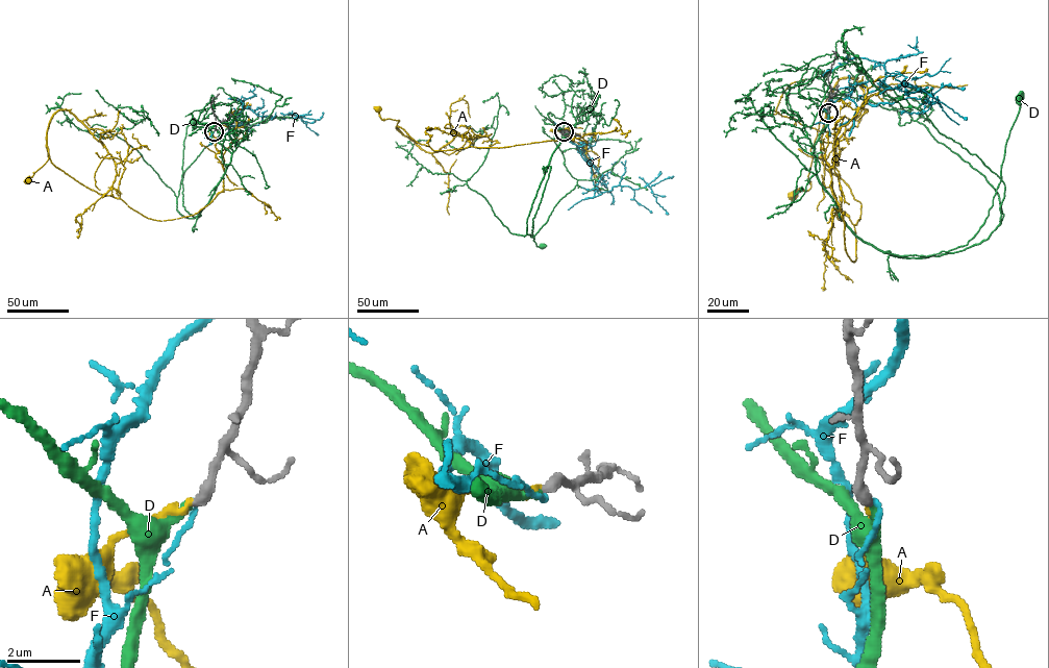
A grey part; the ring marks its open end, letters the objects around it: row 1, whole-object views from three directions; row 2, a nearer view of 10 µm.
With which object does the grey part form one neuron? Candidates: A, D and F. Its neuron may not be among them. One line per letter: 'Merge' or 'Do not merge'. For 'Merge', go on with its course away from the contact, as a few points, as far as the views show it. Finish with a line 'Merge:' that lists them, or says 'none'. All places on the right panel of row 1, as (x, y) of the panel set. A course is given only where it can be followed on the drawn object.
A: Do not merge
D: Merge. Its course: (828, 113), (814, 152), (818, 179), (839, 217), (883, 251), (928, 256), (965, 245), (983, 223), (1019, 98)
F: Do not merge
Merge: D

